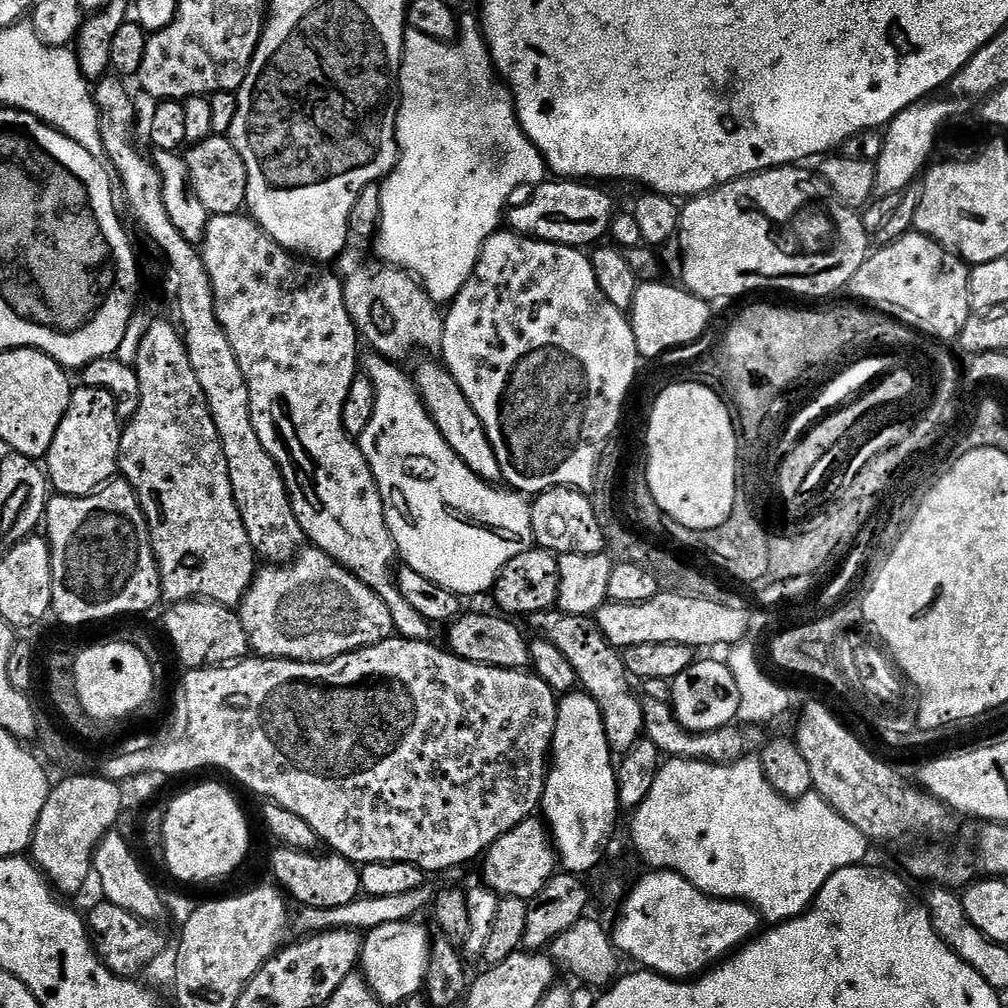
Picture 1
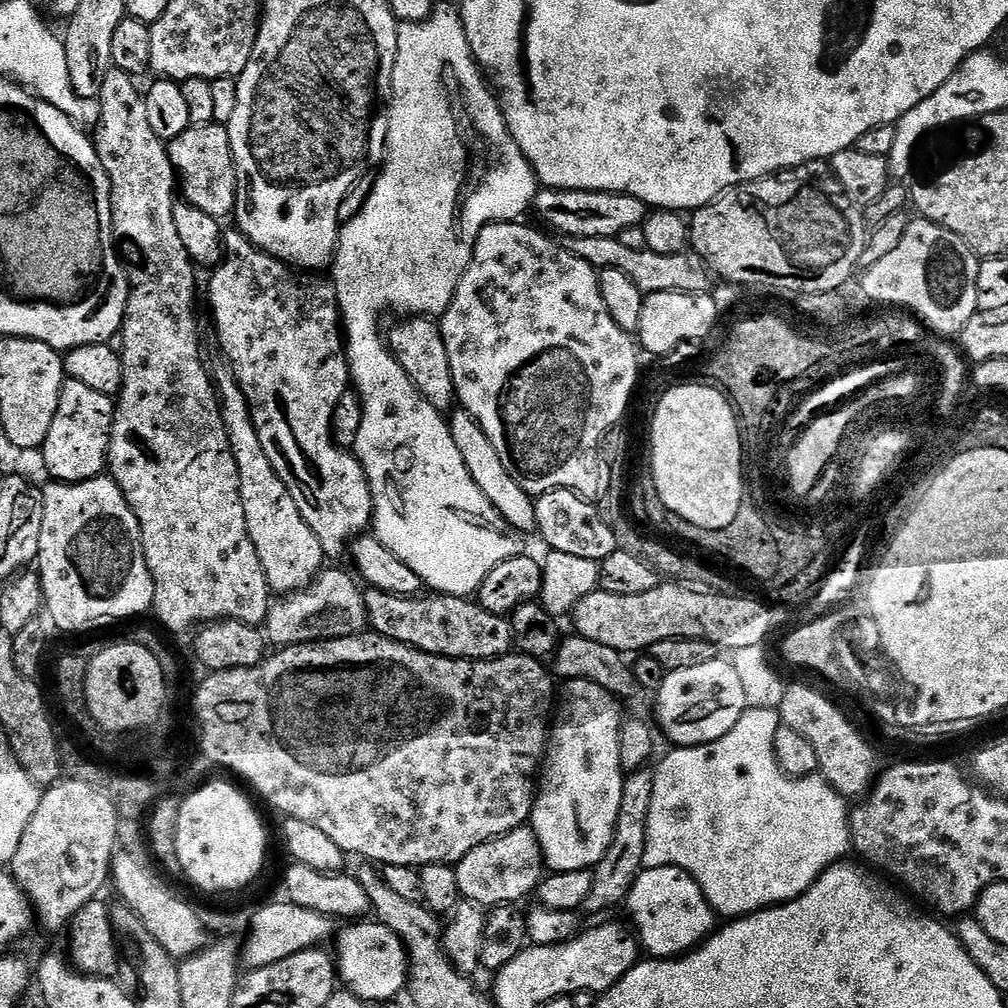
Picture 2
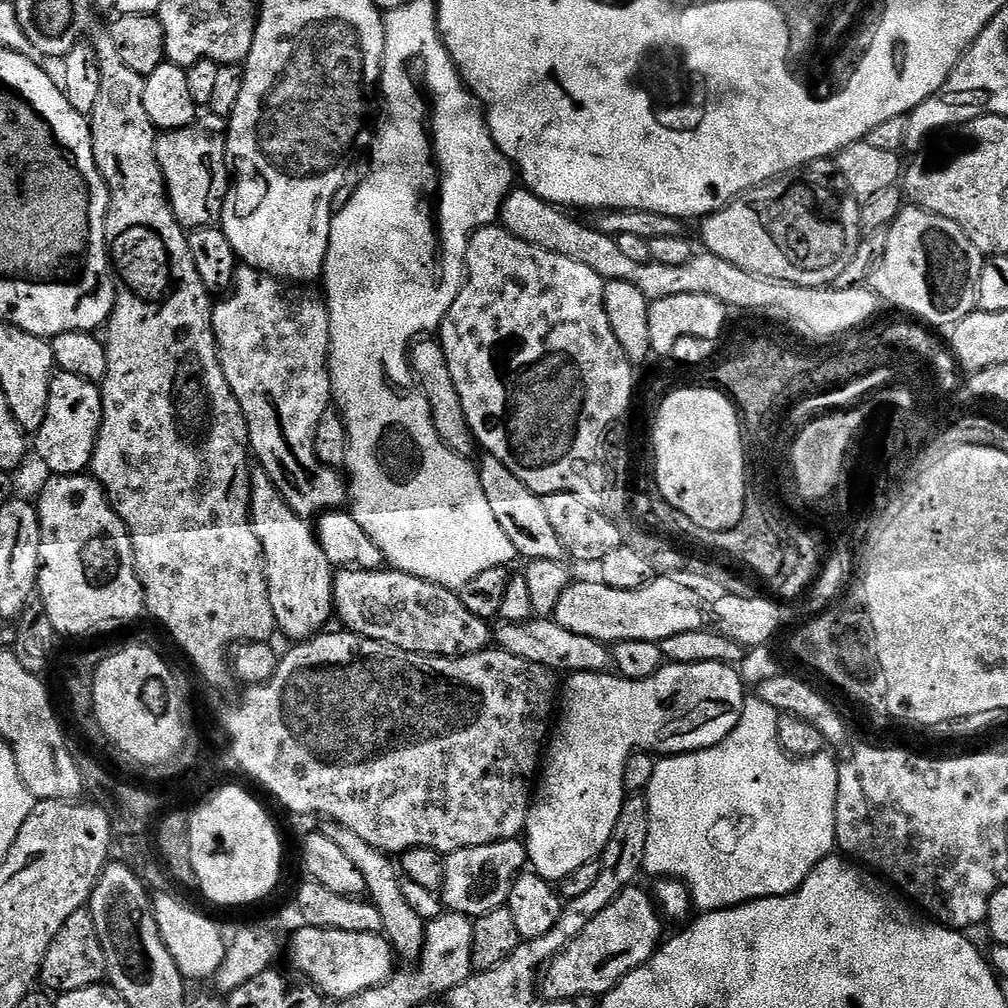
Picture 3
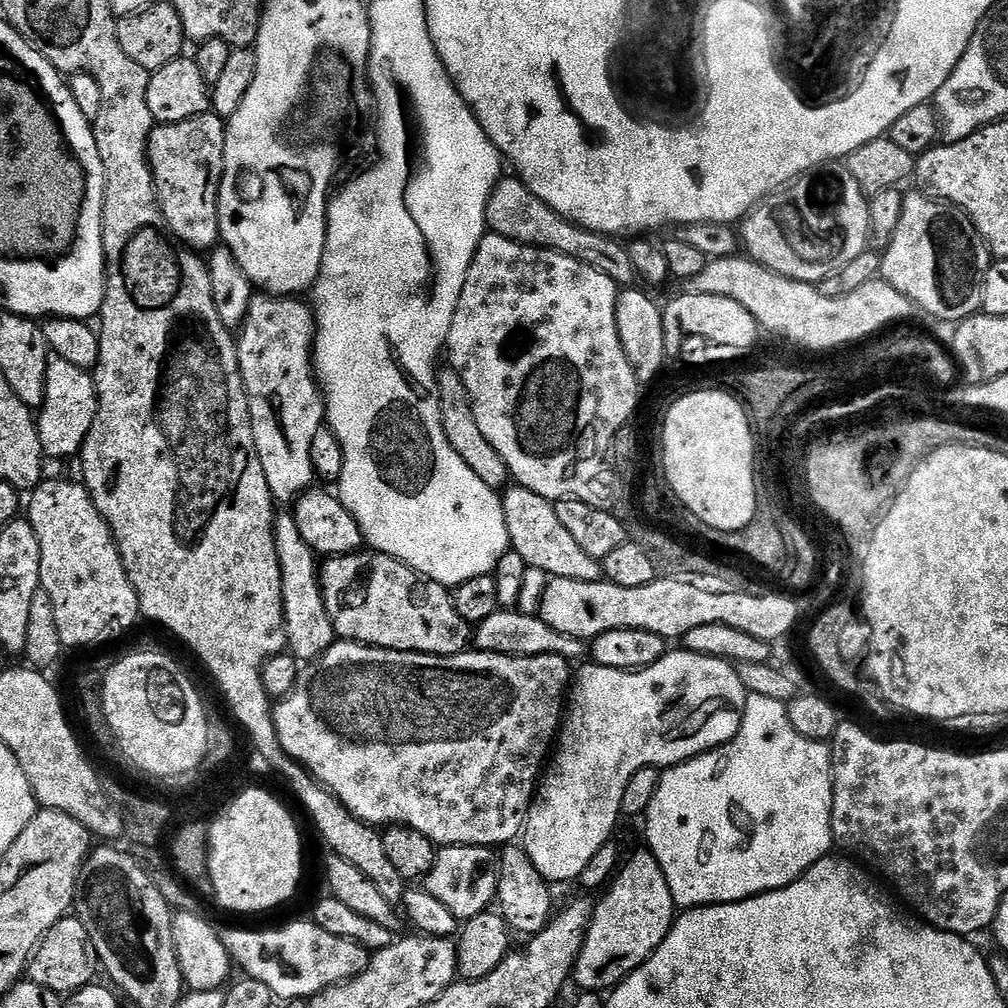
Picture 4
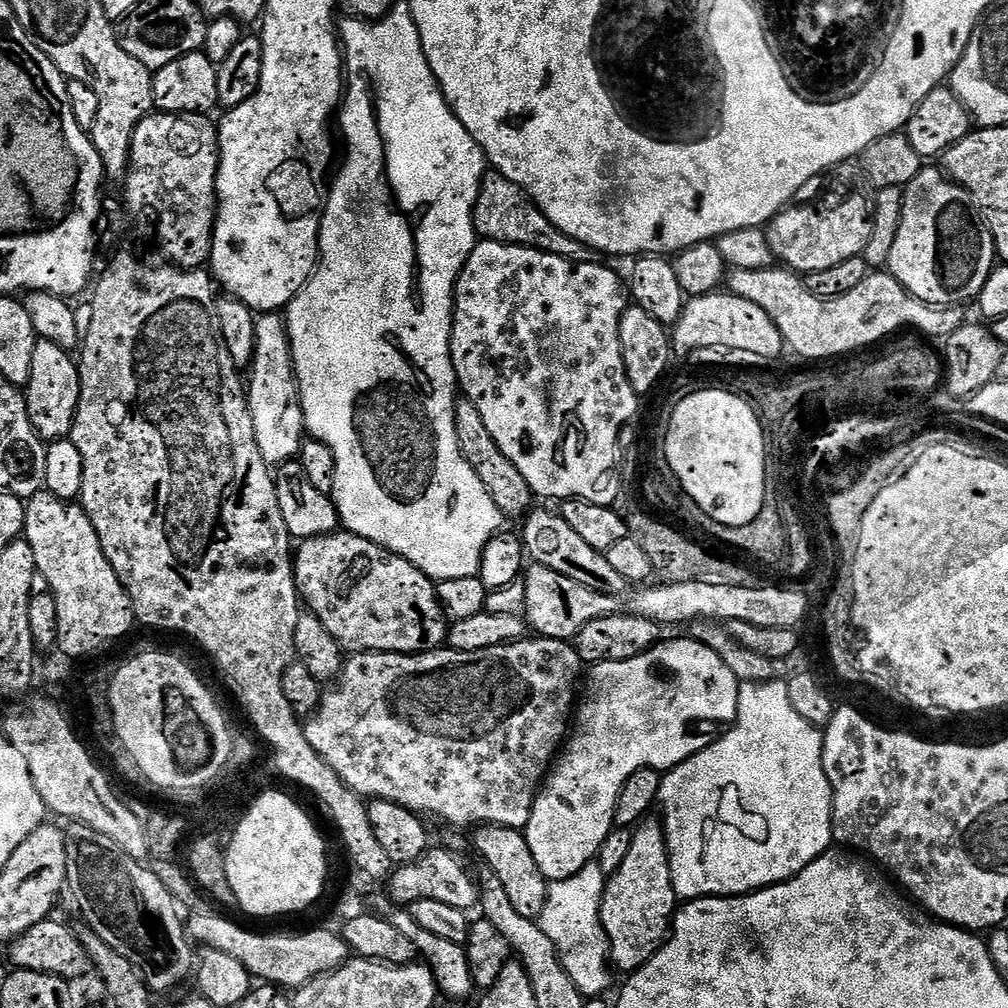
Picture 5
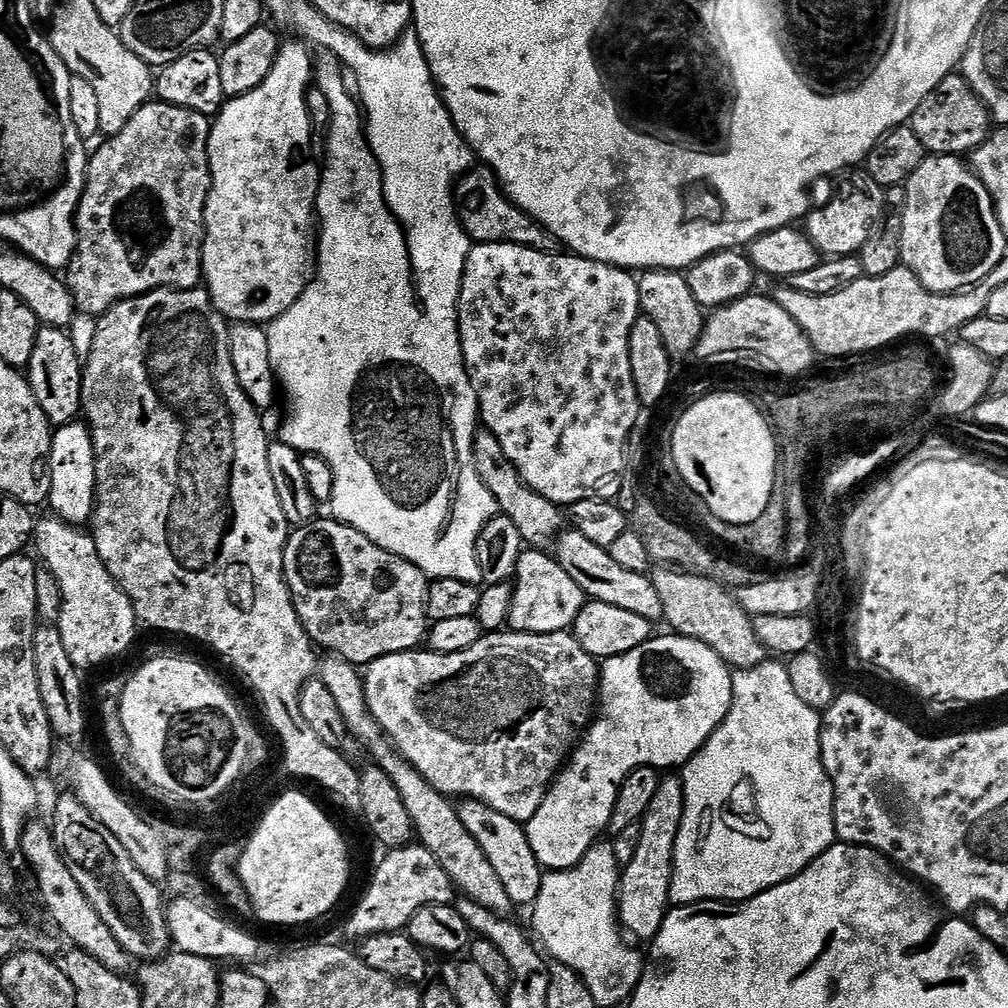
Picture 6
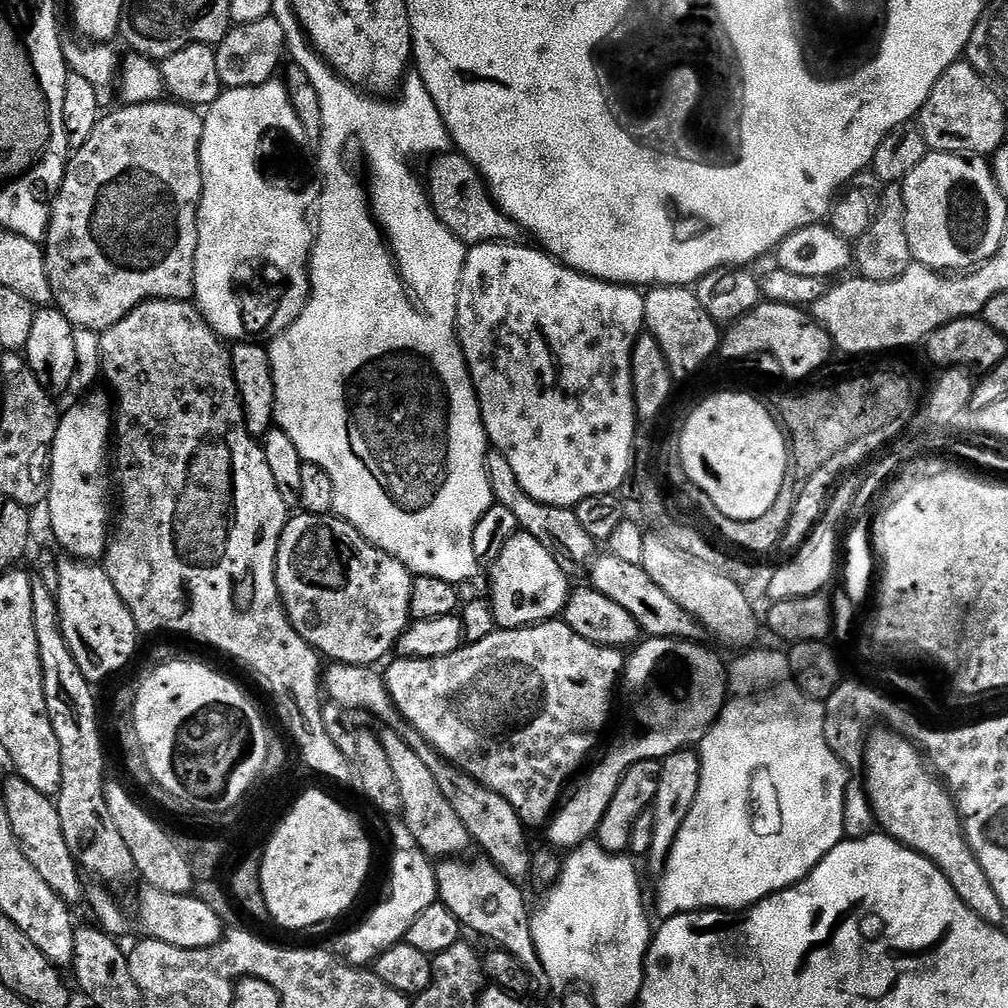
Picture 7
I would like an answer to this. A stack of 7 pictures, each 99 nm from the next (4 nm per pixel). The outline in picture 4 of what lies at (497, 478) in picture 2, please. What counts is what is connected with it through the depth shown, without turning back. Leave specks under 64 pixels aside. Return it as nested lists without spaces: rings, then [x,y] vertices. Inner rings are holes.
[[[508,486],[503,489],[502,499],[506,514],[506,530],[511,551],[517,552],[525,560],[527,567],[547,572],[549,577],[574,578],[578,582],[594,582],[601,579],[601,561],[590,558],[586,550],[581,550],[578,542],[558,522],[555,507],[529,488]]]

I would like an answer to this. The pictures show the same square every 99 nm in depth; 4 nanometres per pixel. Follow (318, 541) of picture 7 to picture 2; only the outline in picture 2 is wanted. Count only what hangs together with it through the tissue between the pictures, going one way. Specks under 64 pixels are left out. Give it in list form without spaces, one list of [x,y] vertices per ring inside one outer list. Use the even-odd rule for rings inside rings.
[[[368,588],[364,592],[364,605],[375,635],[420,652],[449,656],[451,660],[496,660],[499,656],[509,655],[514,648],[509,621],[482,610],[479,603],[462,596],[395,596],[377,588]]]

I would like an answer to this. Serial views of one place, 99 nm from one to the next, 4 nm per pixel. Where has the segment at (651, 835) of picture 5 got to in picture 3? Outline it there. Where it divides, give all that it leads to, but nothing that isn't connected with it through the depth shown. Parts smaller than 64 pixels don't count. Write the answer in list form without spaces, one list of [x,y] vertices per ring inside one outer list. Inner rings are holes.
[[[640,887],[622,890],[622,894],[618,894],[618,898],[614,898],[614,902],[610,902],[610,906],[606,906],[606,910],[574,938],[574,942],[550,961],[542,976],[545,1001],[574,1001],[580,995],[603,997],[623,976],[642,966],[656,953],[665,935],[665,921],[653,893]]]

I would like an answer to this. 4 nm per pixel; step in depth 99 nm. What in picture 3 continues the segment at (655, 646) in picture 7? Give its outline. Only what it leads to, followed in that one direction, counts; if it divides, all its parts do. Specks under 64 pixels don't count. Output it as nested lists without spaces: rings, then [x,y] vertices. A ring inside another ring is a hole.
[[[665,663],[658,674],[641,680],[631,680],[608,670],[573,672],[565,680],[568,681],[565,684],[563,681],[558,696],[558,719],[546,748],[542,779],[532,797],[526,829],[531,867],[549,882],[566,879],[578,866],[586,866],[586,862],[603,853],[626,799],[624,771],[633,752],[679,756],[712,748],[738,726],[746,699],[746,684],[741,673],[727,664]]]

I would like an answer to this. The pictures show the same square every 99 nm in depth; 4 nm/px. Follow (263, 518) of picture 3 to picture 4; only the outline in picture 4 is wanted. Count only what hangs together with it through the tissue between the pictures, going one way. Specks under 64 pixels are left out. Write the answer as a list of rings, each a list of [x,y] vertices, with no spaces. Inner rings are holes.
[[[277,515],[274,527],[278,566],[282,570],[282,606],[288,639],[287,651],[295,656],[297,661],[315,662],[338,639],[320,589],[318,557],[310,550],[310,546],[306,546],[306,542],[302,542],[302,534],[298,534],[298,526],[293,516]]]

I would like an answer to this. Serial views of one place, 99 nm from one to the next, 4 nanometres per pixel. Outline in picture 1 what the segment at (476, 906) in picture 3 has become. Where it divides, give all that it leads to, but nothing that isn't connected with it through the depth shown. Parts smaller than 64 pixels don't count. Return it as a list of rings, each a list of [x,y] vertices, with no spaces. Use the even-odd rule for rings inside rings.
[[[540,818],[523,820],[518,826],[514,826],[512,832],[502,834],[498,842],[488,847],[482,857],[483,864],[483,887],[489,888],[501,898],[513,896],[532,901],[538,890],[542,890],[542,886],[546,886],[546,882],[550,882],[550,878],[558,871],[558,857],[547,823]]]

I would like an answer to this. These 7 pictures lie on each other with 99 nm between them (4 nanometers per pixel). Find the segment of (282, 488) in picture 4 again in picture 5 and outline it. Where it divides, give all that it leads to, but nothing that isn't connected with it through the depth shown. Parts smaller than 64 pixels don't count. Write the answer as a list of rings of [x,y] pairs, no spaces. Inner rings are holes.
[[[257,315],[256,345],[250,371],[246,376],[246,395],[258,438],[258,450],[262,450],[264,461],[270,466],[279,466],[287,460],[297,459],[300,446],[306,439],[306,429],[304,411],[300,405],[300,386],[296,383],[296,368],[292,365],[288,325],[283,315]]]

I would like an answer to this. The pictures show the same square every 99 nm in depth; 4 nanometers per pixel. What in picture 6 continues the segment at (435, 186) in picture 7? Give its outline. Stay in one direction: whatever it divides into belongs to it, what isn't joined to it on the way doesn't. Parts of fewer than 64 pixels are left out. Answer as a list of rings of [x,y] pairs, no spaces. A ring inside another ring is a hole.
[[[481,167],[480,172],[469,170],[459,177],[454,189],[456,218],[468,234],[468,239],[477,244],[517,244],[539,252],[559,253],[562,245],[530,214],[520,211],[501,188],[499,180],[490,169]]]

